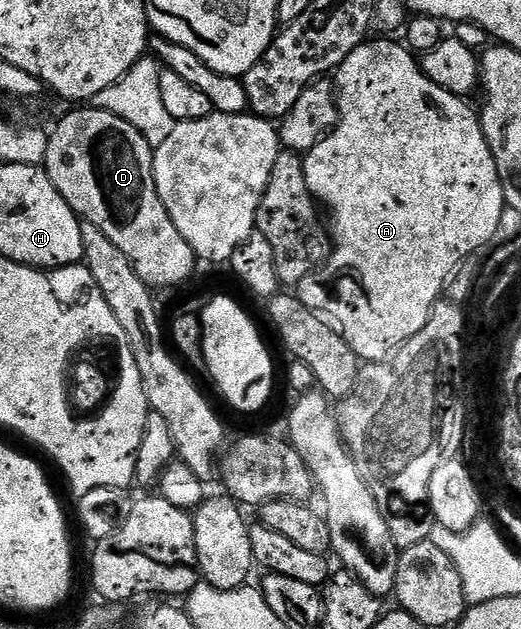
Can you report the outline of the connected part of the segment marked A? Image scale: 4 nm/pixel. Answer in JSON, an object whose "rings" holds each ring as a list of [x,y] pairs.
{"rings":[[[374,39],[364,41],[348,55],[345,63],[341,63],[339,68],[334,70],[333,84],[339,106],[339,121],[335,124],[334,131],[303,157],[305,183],[309,187],[311,196],[316,202],[323,204],[324,201],[328,211],[331,212],[329,237],[333,244],[322,268],[301,279],[297,287],[297,296],[302,305],[322,315],[339,330],[345,343],[353,347],[353,351],[363,363],[386,361],[394,357],[405,342],[413,339],[413,335],[417,335],[421,327],[429,323],[432,311],[444,296],[447,280],[451,278],[452,271],[465,258],[478,254],[479,248],[489,246],[490,240],[494,238],[494,232],[497,231],[497,225],[501,223],[501,213],[505,206],[497,163],[493,151],[489,151],[489,143],[479,122],[479,113],[471,110],[464,98],[445,91],[445,87],[437,87],[433,79],[426,77],[416,54],[406,44],[398,41],[398,45],[395,39],[379,40],[383,41],[374,41]]]}

